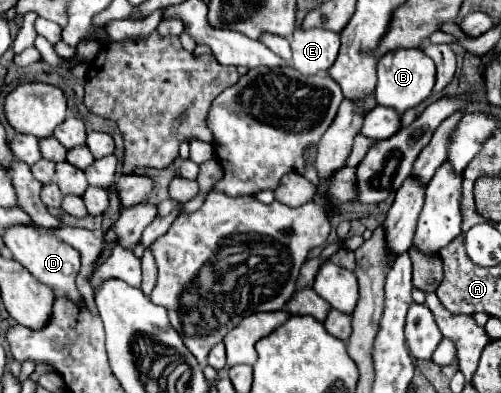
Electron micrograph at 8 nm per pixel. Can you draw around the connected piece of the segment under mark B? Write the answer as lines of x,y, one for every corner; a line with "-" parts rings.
402,48
388,52
378,60
378,84
374,96
380,106
394,108
398,114
402,114
422,104
432,94
434,82
436,82
434,62
420,48

